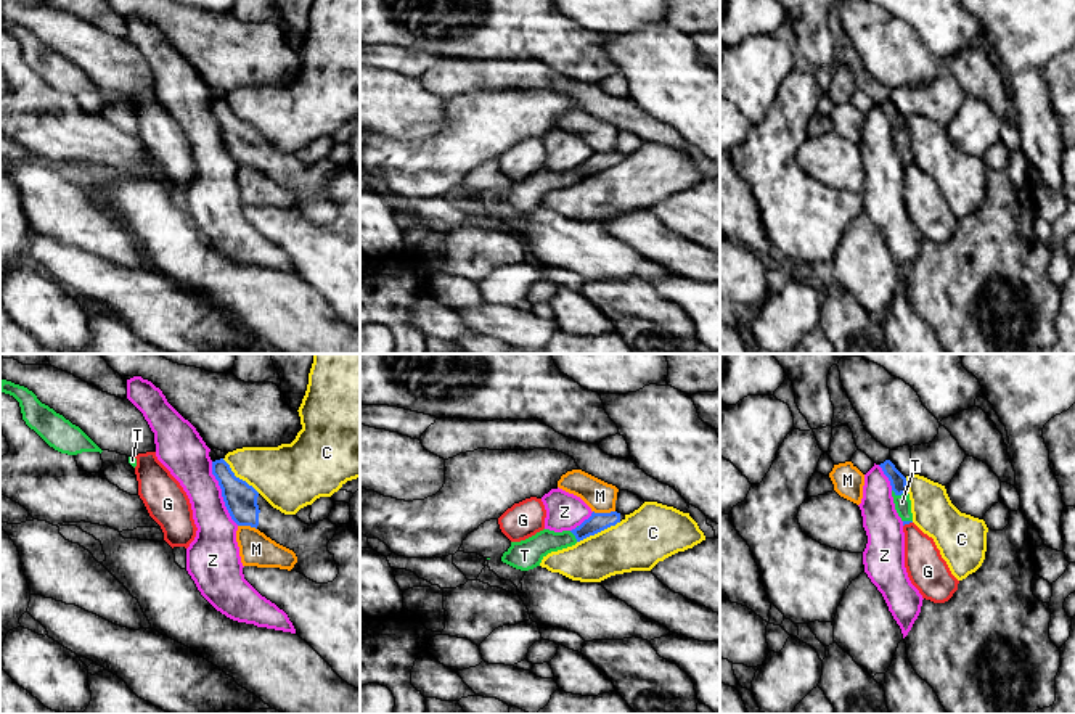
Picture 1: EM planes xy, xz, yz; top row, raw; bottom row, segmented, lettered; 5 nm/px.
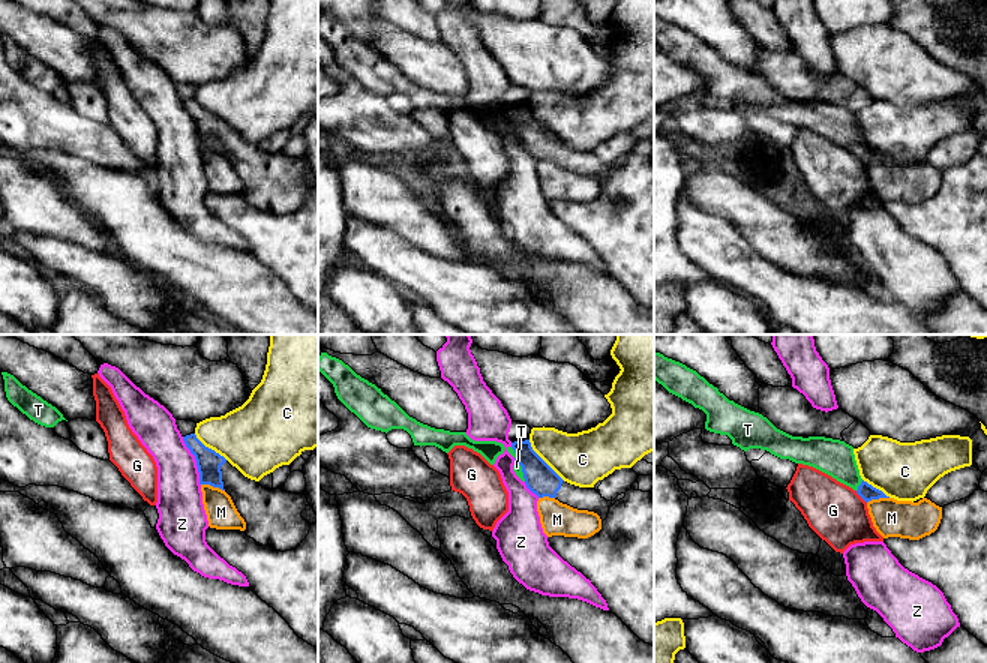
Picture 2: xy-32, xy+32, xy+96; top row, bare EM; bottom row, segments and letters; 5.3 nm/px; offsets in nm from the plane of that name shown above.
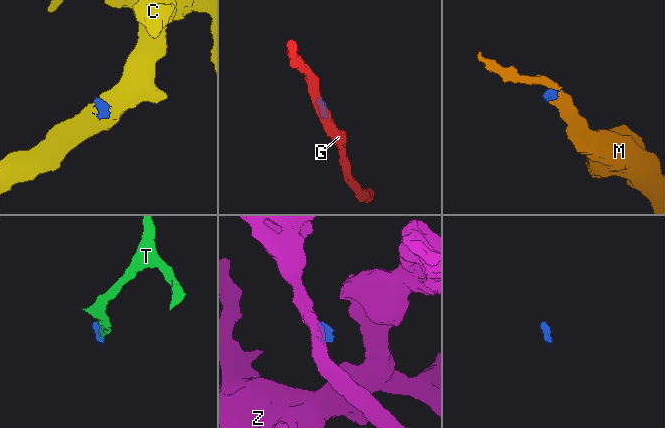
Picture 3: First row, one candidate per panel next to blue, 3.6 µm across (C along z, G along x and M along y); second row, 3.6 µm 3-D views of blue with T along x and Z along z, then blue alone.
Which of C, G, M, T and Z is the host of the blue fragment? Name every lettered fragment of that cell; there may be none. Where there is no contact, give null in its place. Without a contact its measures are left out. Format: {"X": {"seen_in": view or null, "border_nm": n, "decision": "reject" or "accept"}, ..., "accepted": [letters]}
{"C": {"seen_in": "xz", "border_nm": 240, "decision": "reject"}, "G": {"seen_in": "yz", "border_nm": 50, "decision": "reject"}, "M": {"seen_in": "xz", "border_nm": 110, "decision": "reject"}, "T": {"seen_in": "yz", "border_nm": 80, "decision": "accept"}, "Z": {"seen_in": "xy", "border_nm": 340, "decision": "reject"}, "accepted": ["T"]}

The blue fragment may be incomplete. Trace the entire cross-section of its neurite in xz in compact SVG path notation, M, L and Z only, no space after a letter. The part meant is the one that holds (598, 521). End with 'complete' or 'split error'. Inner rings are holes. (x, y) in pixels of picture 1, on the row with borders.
M593 511L588 519L572 531L554 532L543 529L525 540L511 542L511 547L503 553L501 561L521 571L533 569L540 566L548 553L572 547L590 536L615 526L622 519L625 519L625 515L617 511Z; split error

